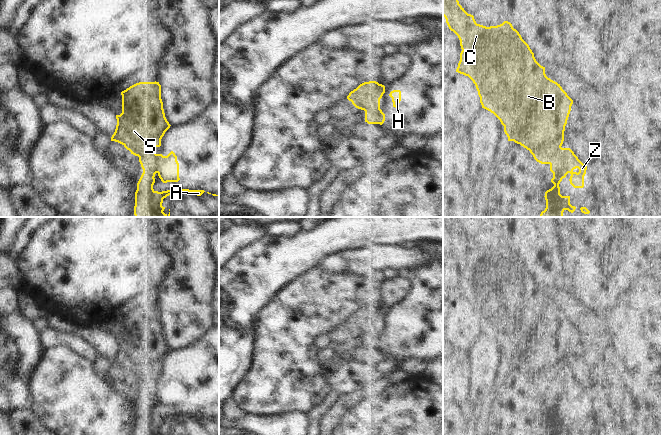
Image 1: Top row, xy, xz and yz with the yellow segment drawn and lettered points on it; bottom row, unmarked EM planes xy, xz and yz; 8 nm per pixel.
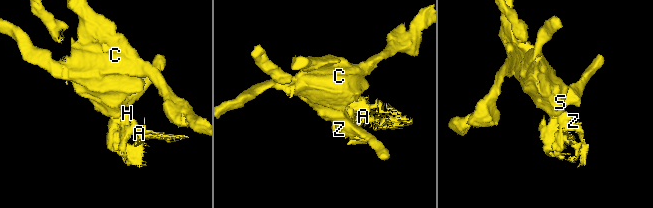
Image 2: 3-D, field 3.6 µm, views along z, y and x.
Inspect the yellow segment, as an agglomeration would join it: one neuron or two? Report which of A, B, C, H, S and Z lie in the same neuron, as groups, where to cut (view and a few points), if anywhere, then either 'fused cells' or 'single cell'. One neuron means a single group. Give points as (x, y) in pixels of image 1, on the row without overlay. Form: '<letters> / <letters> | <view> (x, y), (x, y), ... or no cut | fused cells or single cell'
A H Z / B C S | xz (379, 323), (376, 328), (368, 325), (364, 334) | fused cells

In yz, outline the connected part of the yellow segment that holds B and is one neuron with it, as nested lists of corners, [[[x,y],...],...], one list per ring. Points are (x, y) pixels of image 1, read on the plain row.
[[[443,217],[443,240],[451,255],[460,264],[460,285],[456,296],[468,300],[476,310],[482,332],[493,337],[504,350],[508,365],[514,365],[530,375],[541,388],[551,388],[551,380],[562,370],[564,355],[573,324],[560,308],[548,302],[545,291],[535,283],[529,269],[522,263],[512,248],[504,245],[497,250],[486,251],[477,248],[474,240],[468,238],[451,217]]]

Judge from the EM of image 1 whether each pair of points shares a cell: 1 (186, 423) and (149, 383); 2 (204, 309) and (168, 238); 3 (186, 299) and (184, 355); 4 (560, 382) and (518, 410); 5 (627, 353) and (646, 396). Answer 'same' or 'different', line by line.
1: same
2: same
3: different
4: different
5: same

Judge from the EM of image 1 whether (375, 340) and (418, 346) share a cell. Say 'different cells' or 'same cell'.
same cell

